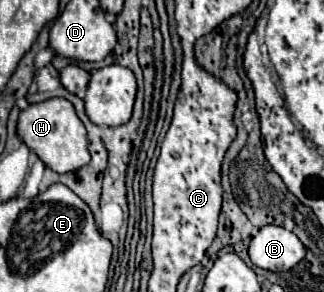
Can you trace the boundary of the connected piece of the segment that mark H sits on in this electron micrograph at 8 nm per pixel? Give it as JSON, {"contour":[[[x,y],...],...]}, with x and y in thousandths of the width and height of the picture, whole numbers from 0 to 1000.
{"contour":[[[151,336],[77,370],[59,397],[52,452],[65,479],[139,555],[139,568],[182,596],[244,582],[281,548],[269,445],[231,384],[231,363],[201,336]]]}

